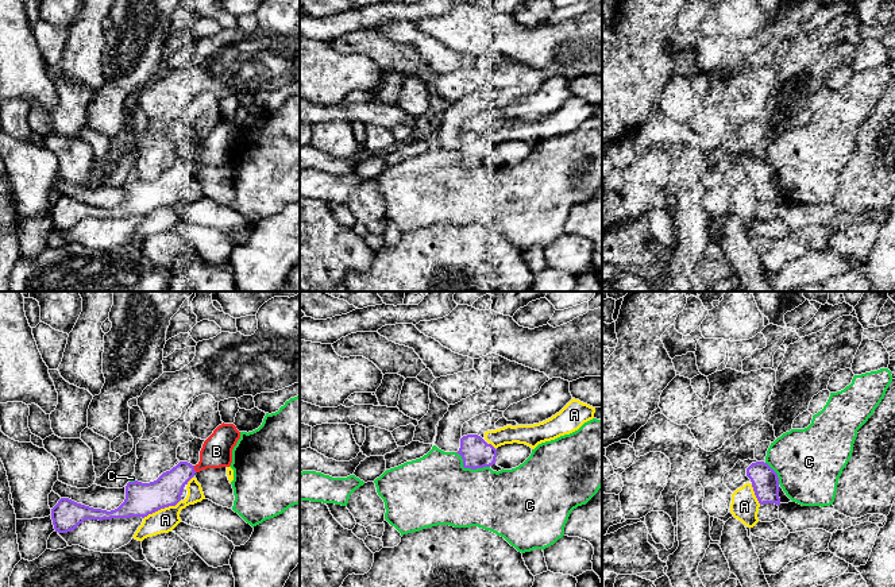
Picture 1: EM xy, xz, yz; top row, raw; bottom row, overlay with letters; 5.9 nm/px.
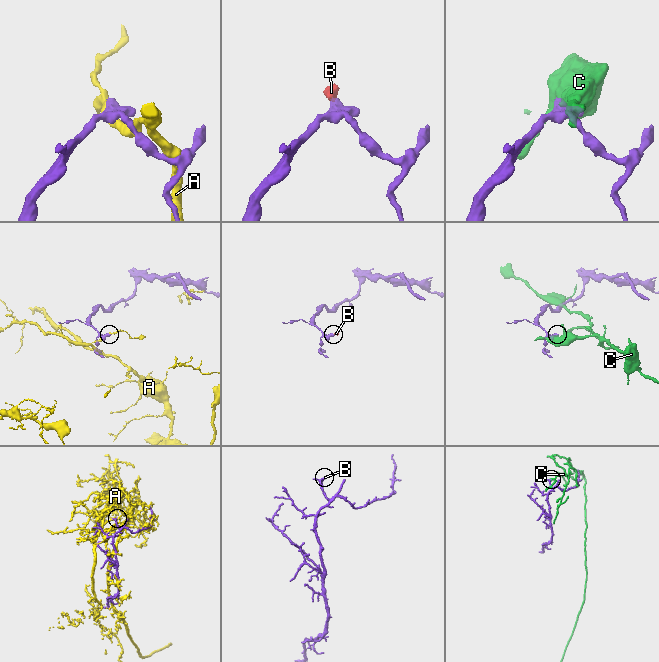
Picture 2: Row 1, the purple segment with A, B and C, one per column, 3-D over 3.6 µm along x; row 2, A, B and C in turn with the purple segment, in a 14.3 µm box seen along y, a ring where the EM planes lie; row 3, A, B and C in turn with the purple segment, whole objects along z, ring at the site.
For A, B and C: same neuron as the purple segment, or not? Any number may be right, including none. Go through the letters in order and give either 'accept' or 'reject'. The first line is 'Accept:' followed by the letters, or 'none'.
Accept: B
A: reject
B: accept
C: reject

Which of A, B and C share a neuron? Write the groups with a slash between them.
A / B / C

